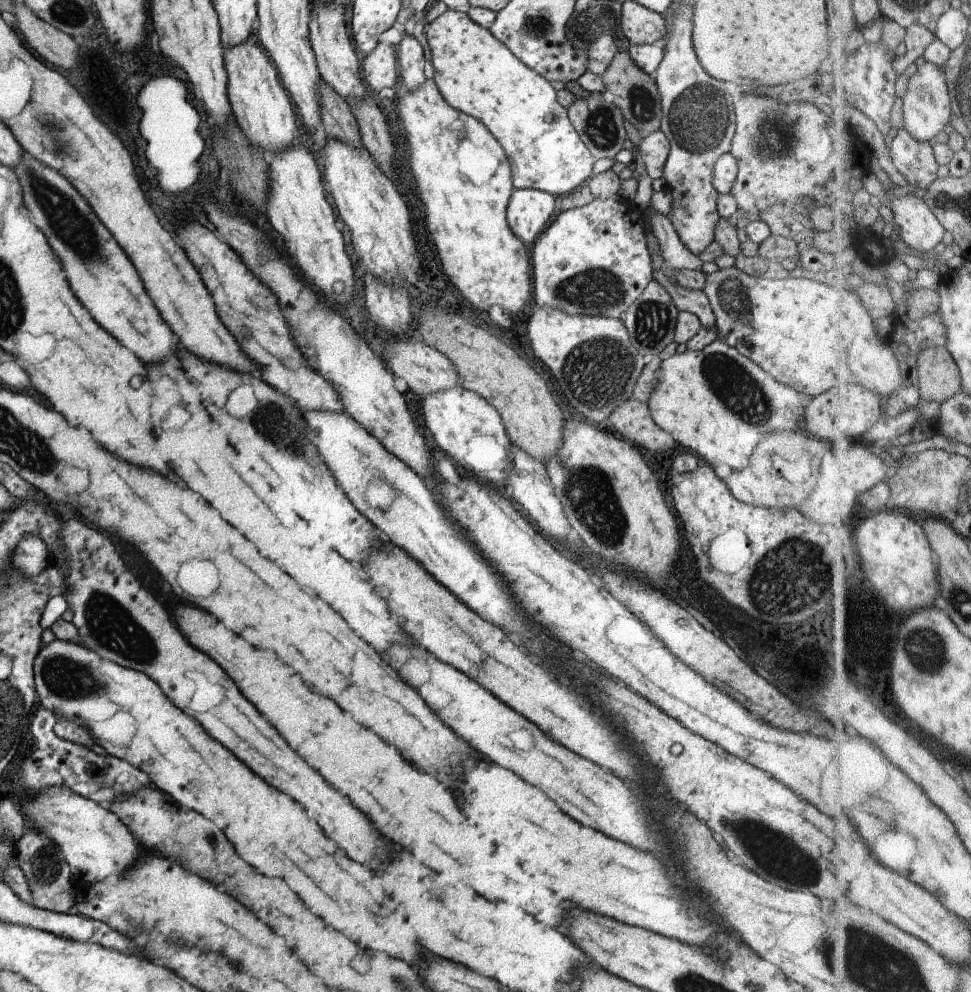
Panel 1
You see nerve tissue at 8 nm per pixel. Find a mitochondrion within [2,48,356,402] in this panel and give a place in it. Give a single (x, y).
(57, 207)

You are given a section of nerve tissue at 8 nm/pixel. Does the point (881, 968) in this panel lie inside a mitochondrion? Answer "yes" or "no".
yes

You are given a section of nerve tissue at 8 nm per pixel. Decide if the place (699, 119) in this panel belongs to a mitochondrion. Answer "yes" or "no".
yes

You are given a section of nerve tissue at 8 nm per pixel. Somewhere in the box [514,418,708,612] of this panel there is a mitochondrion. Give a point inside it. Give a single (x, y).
(588, 490)

